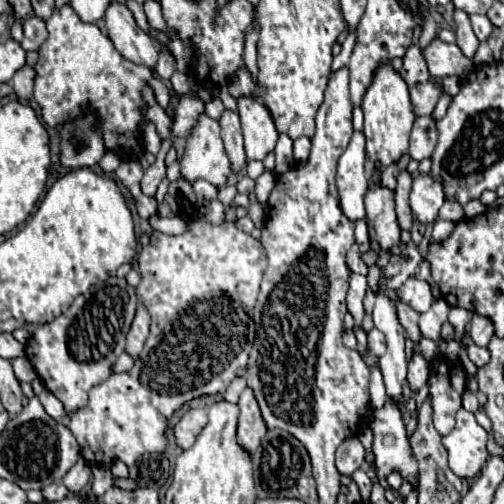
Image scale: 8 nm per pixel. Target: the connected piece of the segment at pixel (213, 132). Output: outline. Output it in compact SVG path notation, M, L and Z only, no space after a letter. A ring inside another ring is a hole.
M203 114L187 138L181 164L181 178L193 182L203 178L221 188L231 174L231 162L221 140L221 128L217 120Z

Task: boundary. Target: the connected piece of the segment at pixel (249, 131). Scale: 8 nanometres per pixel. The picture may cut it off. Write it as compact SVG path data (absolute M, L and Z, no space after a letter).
M251 96L239 98L237 104L239 104L241 126L243 126L247 160L265 160L265 156L275 150L277 136L279 136L271 120L271 114L267 112L263 102Z

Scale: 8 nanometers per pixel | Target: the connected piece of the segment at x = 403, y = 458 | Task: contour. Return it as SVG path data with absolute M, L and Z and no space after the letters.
M387 400L387 404L381 410L373 410L369 426L373 430L373 466L377 468L377 476L383 478L391 470L399 470L403 480L415 484L417 462L411 456L405 422L395 404Z

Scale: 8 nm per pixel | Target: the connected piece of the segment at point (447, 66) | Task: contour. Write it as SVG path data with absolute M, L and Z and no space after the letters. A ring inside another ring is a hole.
M435 38L425 50L423 56L427 60L429 72L433 78L443 80L447 76L461 76L467 66L471 66L471 60L467 60L457 44L447 44Z

